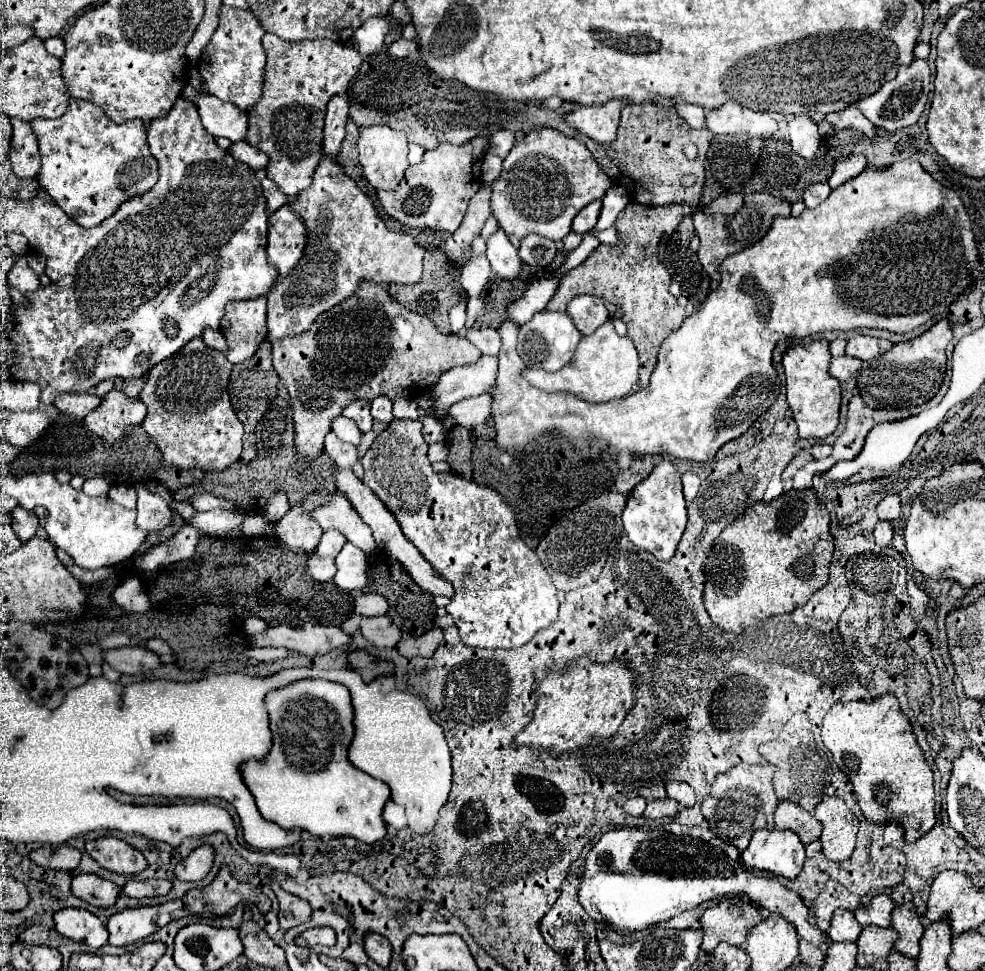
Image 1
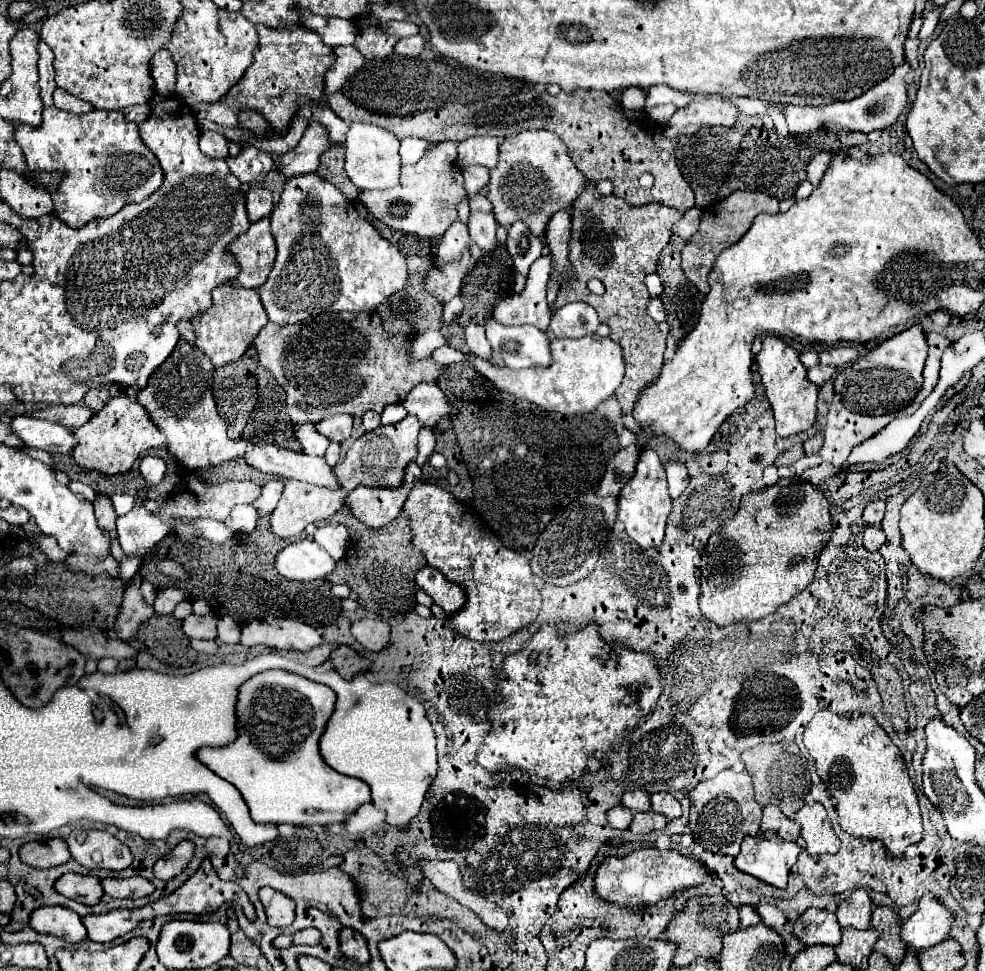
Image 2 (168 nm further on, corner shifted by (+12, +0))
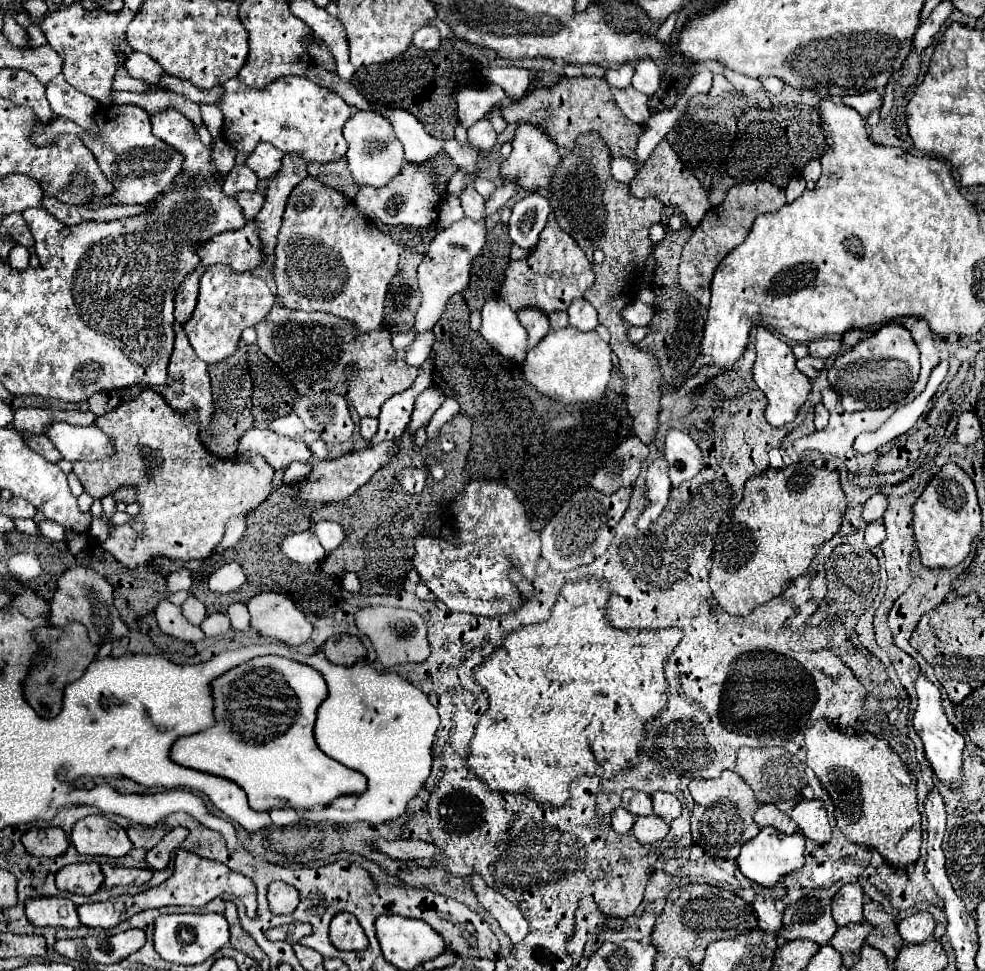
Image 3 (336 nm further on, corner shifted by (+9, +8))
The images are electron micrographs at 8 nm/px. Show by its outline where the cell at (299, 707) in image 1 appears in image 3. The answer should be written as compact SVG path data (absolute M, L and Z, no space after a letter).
M255 657L219 677L213 685L217 723L201 733L181 737L171 747L171 759L189 769L213 773L235 781L249 797L249 805L255 811L271 809L311 809L327 807L331 801L343 795L361 795L367 789L365 775L347 769L345 765L331 761L315 743L313 727L319 705L327 699L327 683L323 675L309 665L291 661L285 657Z

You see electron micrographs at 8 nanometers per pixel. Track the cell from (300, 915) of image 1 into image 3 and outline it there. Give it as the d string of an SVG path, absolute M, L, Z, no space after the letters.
M279 881L269 885L267 899L269 899L269 909L275 915L289 915L299 905L299 893L297 893L297 889L287 885L287 883L279 883Z

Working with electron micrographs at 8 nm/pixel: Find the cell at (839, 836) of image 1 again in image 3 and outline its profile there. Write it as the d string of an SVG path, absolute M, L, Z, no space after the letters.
M803 799L791 811L791 819L799 825L801 835L813 839L817 843L831 841L831 825L827 821L827 813L821 799Z

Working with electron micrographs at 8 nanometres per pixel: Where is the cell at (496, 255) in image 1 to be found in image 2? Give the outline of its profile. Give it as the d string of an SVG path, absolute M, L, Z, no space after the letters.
M472 211L468 217L470 237L484 253L490 253L496 247L496 227L498 223L494 219L494 213Z

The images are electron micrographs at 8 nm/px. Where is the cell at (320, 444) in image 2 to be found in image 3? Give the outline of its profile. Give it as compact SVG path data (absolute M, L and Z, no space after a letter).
M289 413L289 415L285 415L285 417L273 419L273 421L269 423L269 429L277 431L279 435L287 435L287 437L291 437L291 439L295 439L295 441L303 441L303 443L307 443L307 445L311 445L313 441L319 439L319 433L307 429L307 427L303 425L303 421L301 421L295 413Z

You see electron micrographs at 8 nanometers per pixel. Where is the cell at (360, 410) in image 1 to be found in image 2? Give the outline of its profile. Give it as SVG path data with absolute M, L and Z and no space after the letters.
M332 415L328 419L322 419L314 427L316 431L320 431L320 435L328 437L330 441L344 443L352 433L352 415Z

